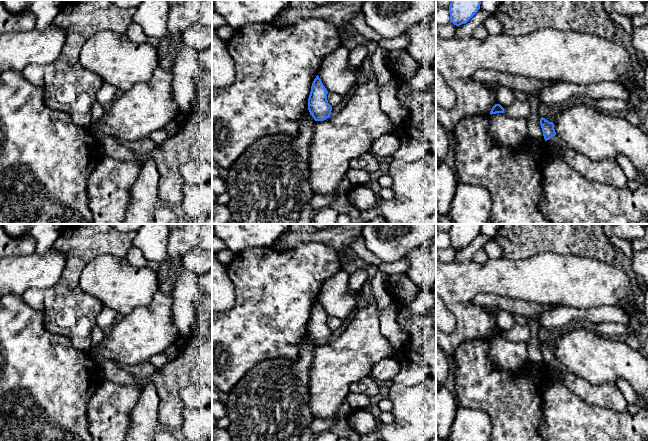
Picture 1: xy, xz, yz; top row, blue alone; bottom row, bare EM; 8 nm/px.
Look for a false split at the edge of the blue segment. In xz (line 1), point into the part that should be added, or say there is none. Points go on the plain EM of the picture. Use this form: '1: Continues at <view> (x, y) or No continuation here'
1: No continuation here

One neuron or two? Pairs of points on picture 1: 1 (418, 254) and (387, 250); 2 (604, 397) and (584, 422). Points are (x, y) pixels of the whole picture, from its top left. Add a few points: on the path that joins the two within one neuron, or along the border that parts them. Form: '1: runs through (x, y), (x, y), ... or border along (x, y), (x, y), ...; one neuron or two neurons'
1: border along (425, 242), (412, 249), (405, 257); two neurons
2: border along (577, 395), (588, 403), (621, 411); two neurons

